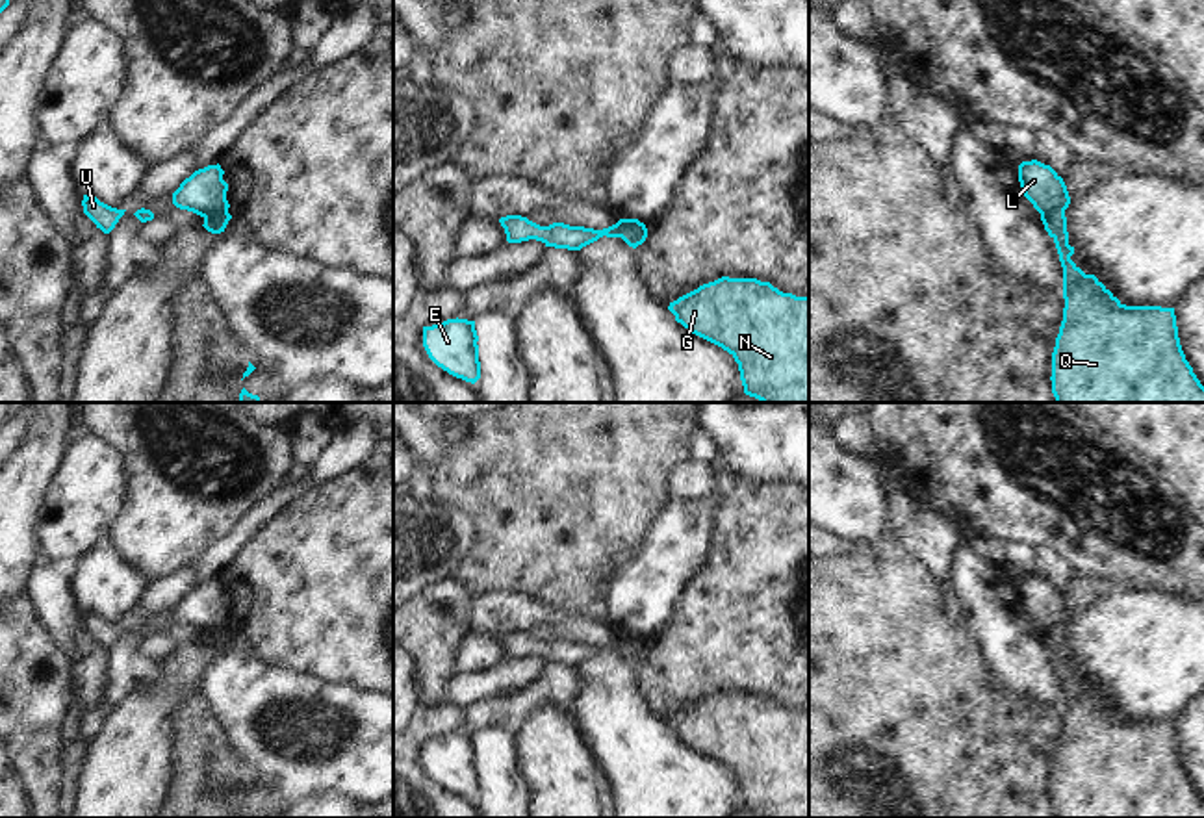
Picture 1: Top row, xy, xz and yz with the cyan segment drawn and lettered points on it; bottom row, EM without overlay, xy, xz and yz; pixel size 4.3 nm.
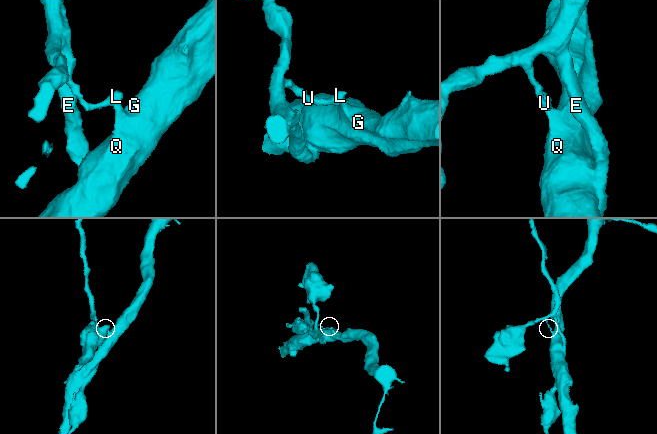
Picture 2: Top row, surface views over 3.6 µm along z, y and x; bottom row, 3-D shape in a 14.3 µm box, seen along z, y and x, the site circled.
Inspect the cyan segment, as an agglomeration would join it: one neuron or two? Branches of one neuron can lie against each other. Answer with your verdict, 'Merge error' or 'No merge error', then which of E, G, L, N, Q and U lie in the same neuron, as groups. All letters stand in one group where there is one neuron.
Merge error. Groups: E L U / G N Q.

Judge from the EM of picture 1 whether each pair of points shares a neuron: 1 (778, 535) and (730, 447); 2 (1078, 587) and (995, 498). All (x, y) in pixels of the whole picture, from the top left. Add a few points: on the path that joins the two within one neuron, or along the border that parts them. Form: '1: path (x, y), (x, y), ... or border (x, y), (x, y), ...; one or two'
1: border (737, 475), (757, 483); two
2: border (1075, 570), (1110, 581), (1115, 587); two

